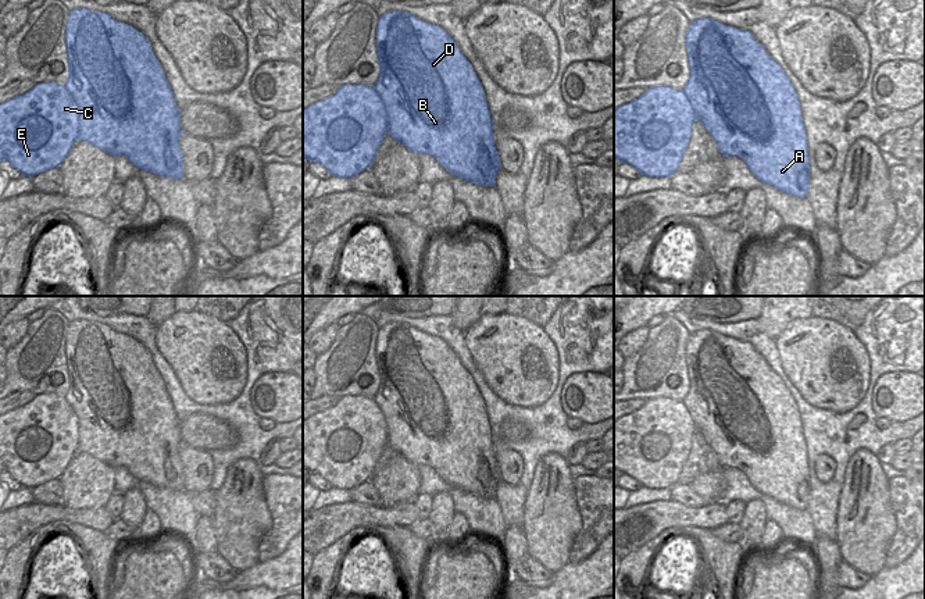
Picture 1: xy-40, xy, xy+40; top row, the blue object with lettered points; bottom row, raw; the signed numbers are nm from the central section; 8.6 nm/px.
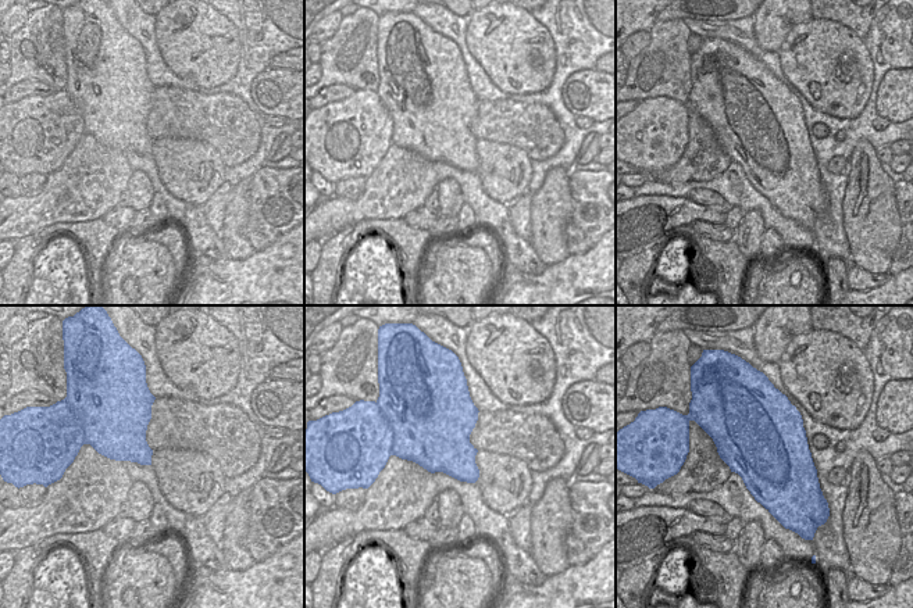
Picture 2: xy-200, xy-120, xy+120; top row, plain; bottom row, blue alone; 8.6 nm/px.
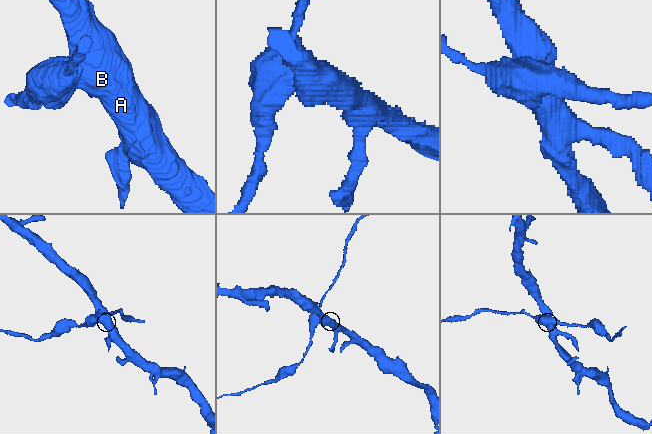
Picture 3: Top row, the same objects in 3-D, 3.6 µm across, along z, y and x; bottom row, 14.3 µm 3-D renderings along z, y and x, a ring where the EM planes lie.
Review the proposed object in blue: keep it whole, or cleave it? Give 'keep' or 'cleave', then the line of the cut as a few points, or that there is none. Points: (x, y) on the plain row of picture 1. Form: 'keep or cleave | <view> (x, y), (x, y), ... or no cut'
cleave | xy-40 (64, 396), (77, 417), (78, 450)

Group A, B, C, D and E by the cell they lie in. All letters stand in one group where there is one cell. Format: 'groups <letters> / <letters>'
groups A B D / C E

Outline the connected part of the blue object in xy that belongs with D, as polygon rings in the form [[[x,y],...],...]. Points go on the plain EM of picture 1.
[[[389,322],[378,329],[376,363],[379,389],[374,400],[385,416],[389,446],[418,467],[432,467],[451,486],[481,498],[494,498],[501,477],[485,402],[451,347],[411,325]]]

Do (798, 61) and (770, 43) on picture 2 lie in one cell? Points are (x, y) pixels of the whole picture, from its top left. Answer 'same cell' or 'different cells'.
different cells

